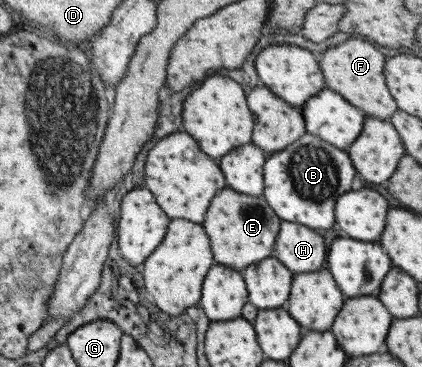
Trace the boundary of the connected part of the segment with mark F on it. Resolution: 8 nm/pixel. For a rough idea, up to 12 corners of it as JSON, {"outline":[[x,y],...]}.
{"outline":[[353,37],[326,50],[328,88],[368,116],[388,120],[396,102],[384,58]]}

